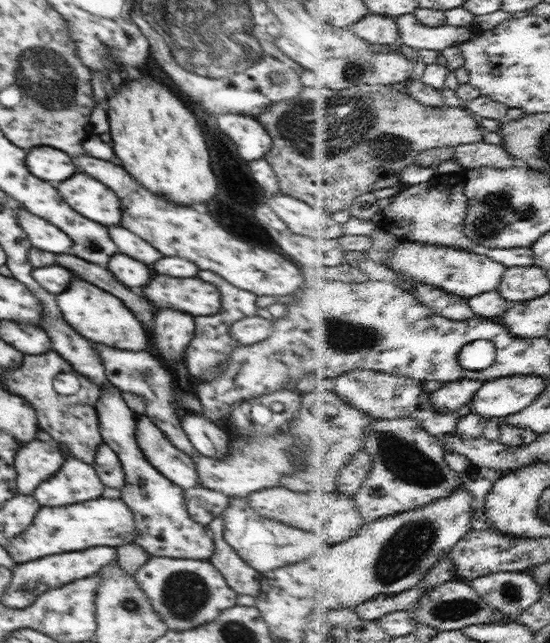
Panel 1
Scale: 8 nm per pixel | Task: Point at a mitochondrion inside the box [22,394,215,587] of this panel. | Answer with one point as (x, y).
(61, 412)

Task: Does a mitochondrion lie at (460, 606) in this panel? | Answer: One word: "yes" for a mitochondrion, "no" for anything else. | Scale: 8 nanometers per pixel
yes

